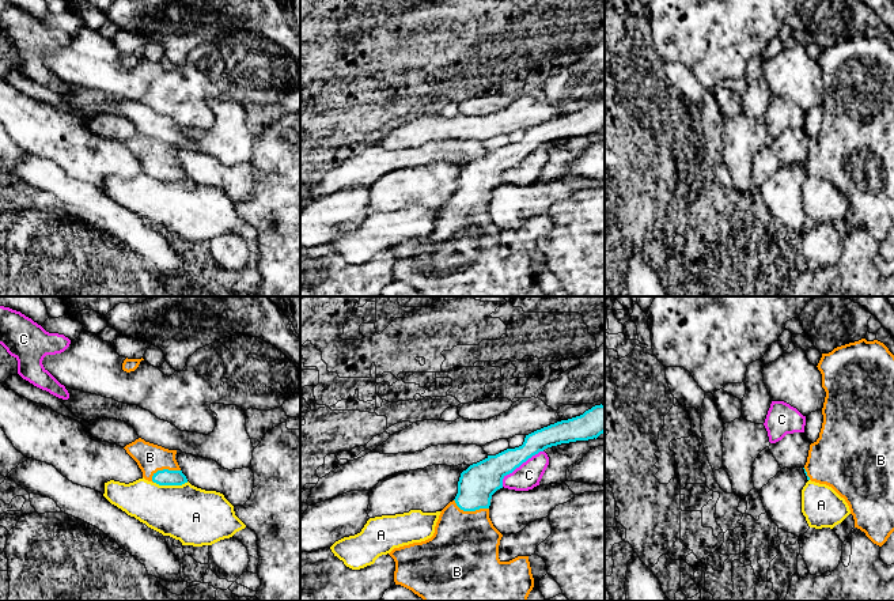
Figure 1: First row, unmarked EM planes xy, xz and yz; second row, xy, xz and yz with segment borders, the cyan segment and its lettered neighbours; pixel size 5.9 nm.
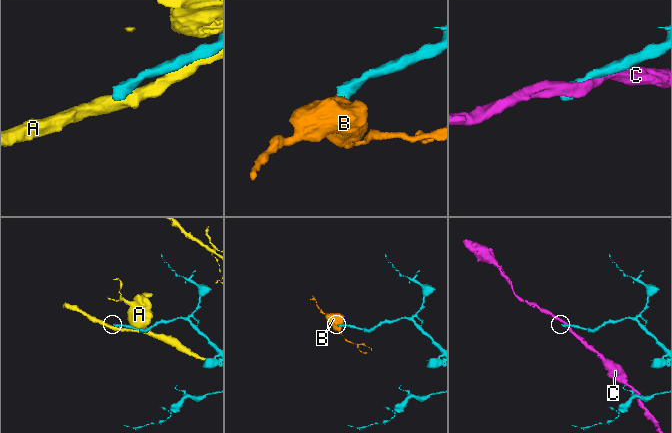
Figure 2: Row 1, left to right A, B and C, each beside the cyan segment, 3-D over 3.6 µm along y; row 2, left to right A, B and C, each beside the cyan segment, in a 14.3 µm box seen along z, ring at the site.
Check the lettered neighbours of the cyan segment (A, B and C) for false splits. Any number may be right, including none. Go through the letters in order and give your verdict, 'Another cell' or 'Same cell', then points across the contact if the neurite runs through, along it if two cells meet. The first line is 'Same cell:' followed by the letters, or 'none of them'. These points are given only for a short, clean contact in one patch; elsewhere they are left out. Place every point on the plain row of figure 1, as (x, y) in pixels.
Same cell: B
A: Another cell
B: Same cell. Path across: xz (477, 180), (470, 205), (463, 219), (463, 246)
C: Another cell

